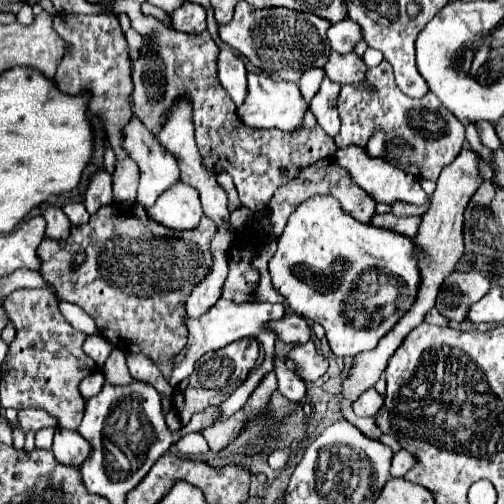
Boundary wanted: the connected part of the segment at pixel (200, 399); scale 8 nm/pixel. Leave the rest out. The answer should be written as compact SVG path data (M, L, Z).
M239 339L219 351L211 351L203 355L195 363L195 371L185 381L181 381L173 393L173 407L179 411L181 421L189 423L189 419L195 413L205 411L207 407L213 407L213 405L215 407L221 405L247 379L249 371L255 367L257 353L259 353L259 345L255 339Z

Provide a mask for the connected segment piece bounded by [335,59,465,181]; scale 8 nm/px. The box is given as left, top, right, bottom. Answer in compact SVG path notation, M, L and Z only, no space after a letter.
M381 61L381 65L373 67L367 71L367 83L375 87L375 93L369 93L361 85L343 85L341 93L337 97L337 109L341 117L341 131L335 137L335 145L349 147L349 145L359 145L365 147L369 137L377 131L383 129L389 139L393 137L403 137L407 143L415 147L415 155L411 159L413 165L417 165L421 179L431 179L435 181L445 165L449 165L459 151L465 145L465 127L463 123L449 113L439 99L429 91L421 99L413 99L405 95L393 77L393 69L389 61Z

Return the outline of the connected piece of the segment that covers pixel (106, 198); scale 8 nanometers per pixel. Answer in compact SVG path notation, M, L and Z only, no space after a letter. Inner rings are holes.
M101 171L91 177L91 183L89 183L87 195L85 195L85 207L87 207L89 215L95 215L99 207L113 203L111 187L113 187L113 179L107 171Z

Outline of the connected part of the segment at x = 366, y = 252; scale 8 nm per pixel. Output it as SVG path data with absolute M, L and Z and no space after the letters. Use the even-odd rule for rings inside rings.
M317 195L303 201L289 217L283 233L277 237L277 251L269 261L269 273L275 289L285 297L287 305L297 315L305 315L309 321L325 327L331 351L339 357L353 357L361 351L373 349L377 341L395 327L401 315L409 311L413 299L417 299L417 287L421 285L417 253L419 251L413 239L355 221L351 215L341 211L337 199ZM375 269L401 277L407 287L405 299L397 303L395 311L377 325L355 327L353 319L345 317L341 307L341 285L347 285L351 279L359 279L363 273Z

